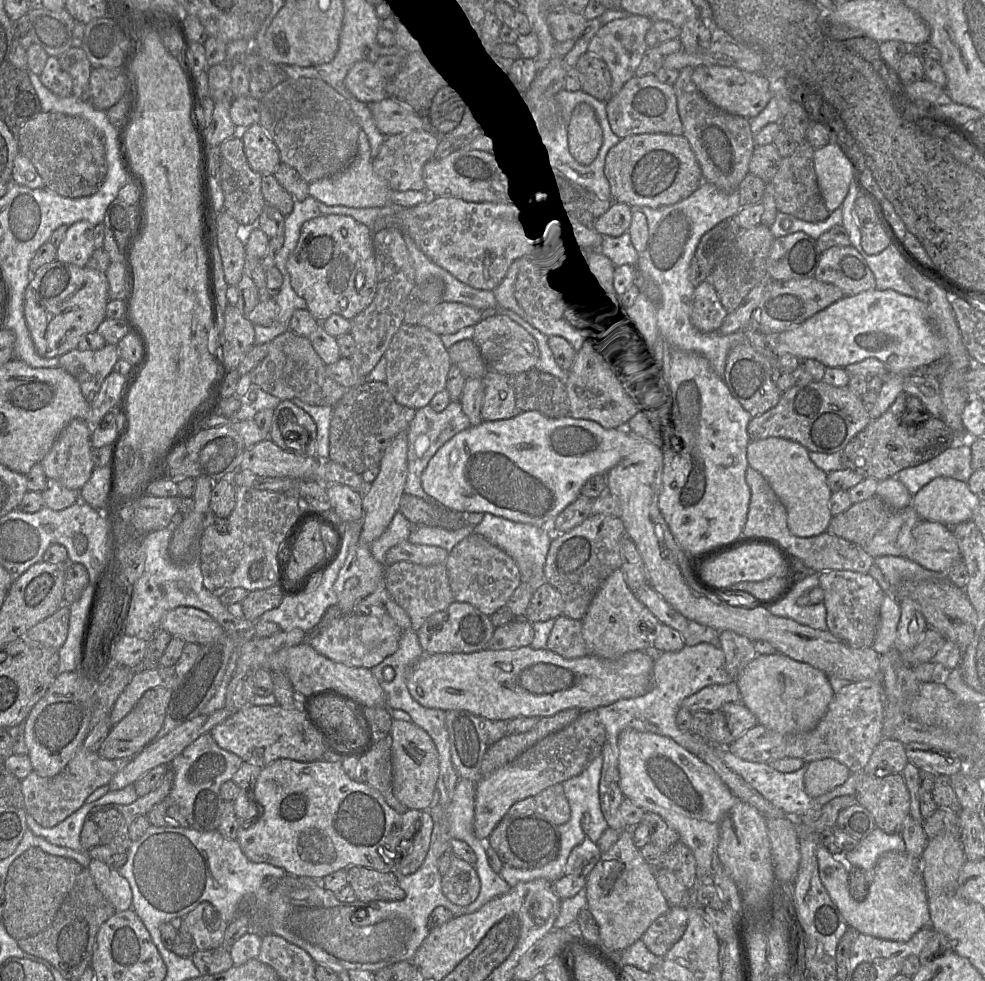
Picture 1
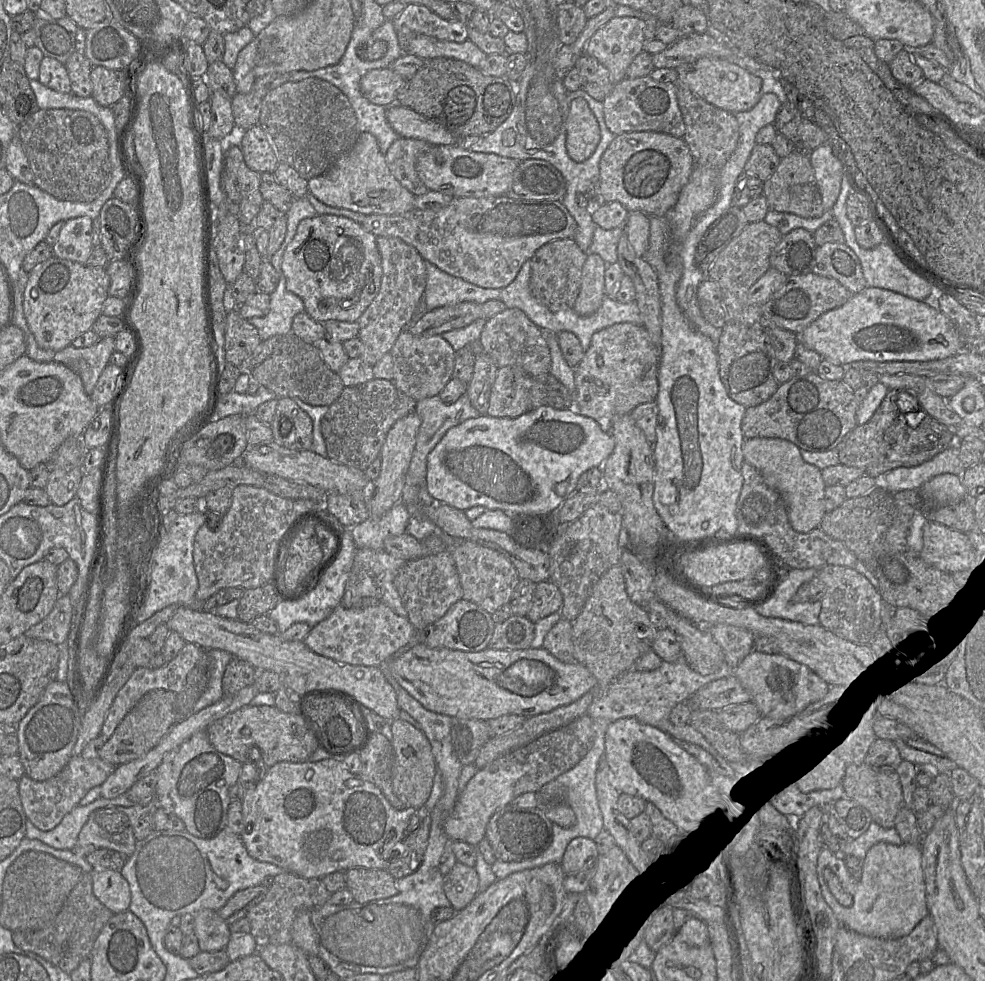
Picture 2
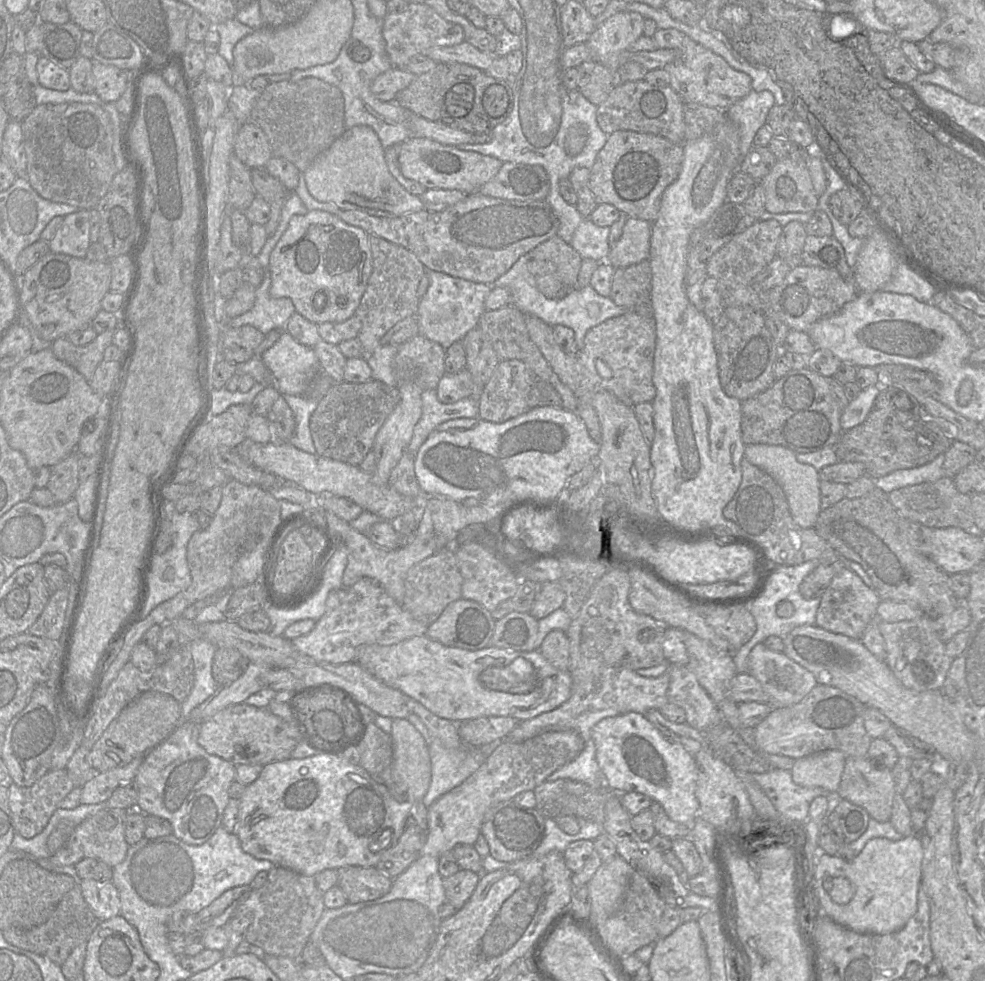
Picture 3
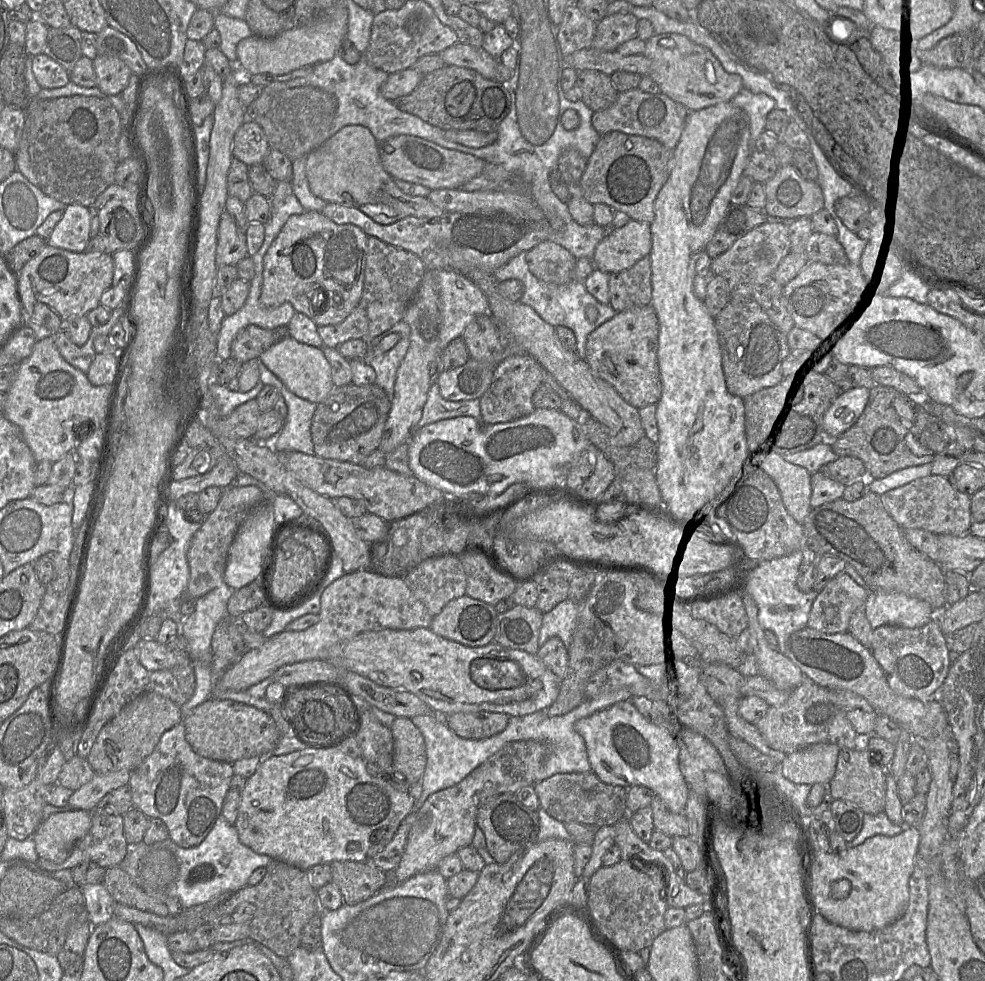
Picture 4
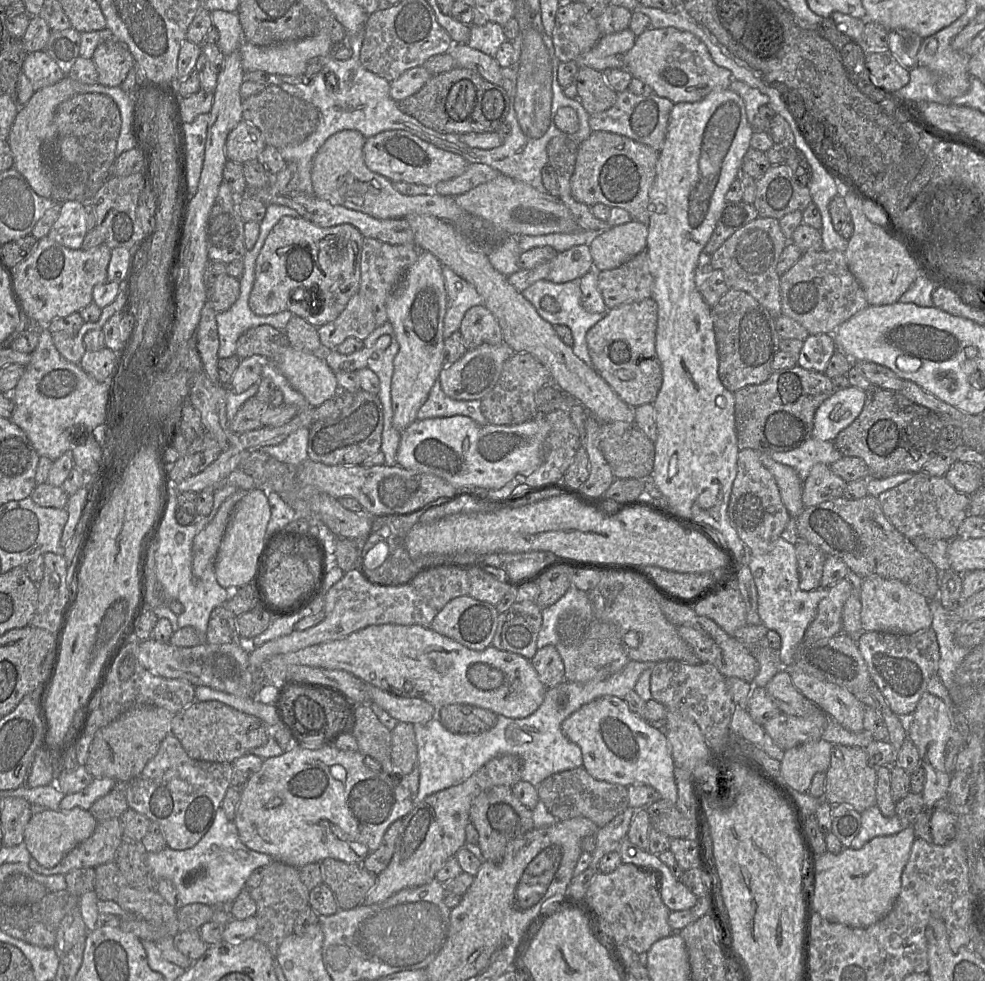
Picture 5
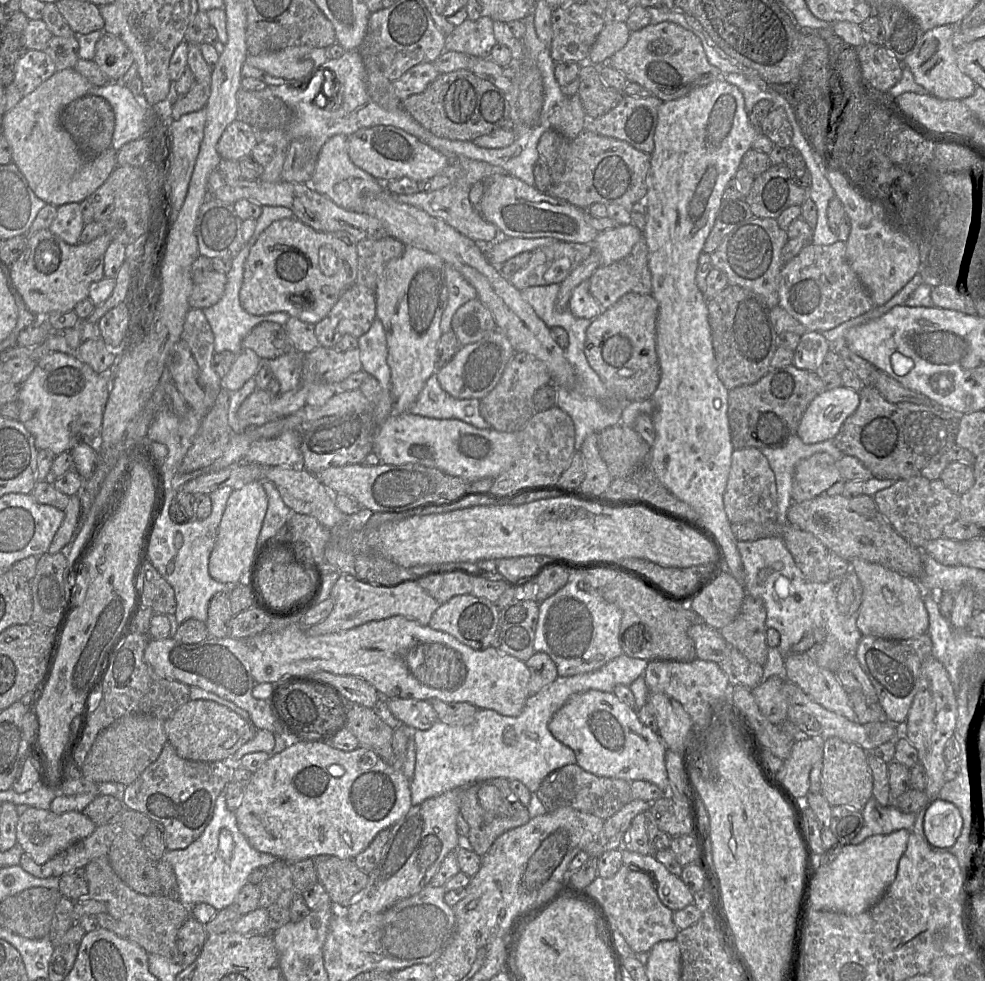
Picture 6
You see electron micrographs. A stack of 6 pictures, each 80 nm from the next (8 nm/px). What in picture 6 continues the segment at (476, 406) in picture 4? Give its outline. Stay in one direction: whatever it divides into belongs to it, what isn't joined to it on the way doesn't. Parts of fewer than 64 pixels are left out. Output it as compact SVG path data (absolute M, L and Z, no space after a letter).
M434 373L407 412L434 419L458 419L479 429L491 429L480 415L480 399L457 399L445 392Z

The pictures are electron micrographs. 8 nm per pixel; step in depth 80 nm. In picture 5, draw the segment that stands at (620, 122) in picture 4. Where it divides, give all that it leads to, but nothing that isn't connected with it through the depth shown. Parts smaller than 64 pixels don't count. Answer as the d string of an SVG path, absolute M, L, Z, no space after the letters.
M625 90L618 93L617 100L610 109L590 116L589 126L593 132L620 134L659 152L665 142L669 115L673 106L674 104L670 100L654 93L645 96Z

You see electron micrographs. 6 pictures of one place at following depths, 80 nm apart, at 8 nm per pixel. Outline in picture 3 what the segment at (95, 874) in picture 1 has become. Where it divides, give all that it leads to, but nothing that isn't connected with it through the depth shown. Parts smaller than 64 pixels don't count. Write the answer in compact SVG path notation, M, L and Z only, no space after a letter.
M79 880L85 901L99 921L106 921L121 913L119 893L111 881Z

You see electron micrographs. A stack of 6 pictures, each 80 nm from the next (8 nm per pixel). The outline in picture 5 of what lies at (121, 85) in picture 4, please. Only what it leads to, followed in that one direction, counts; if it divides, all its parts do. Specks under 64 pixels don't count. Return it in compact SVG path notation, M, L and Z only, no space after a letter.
M113 37L97 45L92 60L98 72L98 83L107 87L120 86L135 65L127 46Z

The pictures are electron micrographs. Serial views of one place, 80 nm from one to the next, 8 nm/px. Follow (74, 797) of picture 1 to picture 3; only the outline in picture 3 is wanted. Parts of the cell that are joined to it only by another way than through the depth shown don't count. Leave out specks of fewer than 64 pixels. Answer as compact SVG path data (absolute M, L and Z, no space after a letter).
M66 769L50 770L29 787L20 787L11 781L7 782L7 786L15 833L26 839L36 836L46 827L59 802L76 787Z

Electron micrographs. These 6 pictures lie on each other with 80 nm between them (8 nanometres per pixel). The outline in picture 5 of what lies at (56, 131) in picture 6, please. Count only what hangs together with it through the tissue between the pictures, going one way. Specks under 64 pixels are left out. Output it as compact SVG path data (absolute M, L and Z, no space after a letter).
M66 75L56 84L44 87L34 92L33 96L24 106L19 106L19 111L7 138L7 142L13 157L13 167L27 180L37 195L47 199L51 199L52 196L52 182L48 176L48 171L43 161L42 145L45 140L51 140L56 137L56 127L53 121L55 111L62 102L68 100L78 93L79 85L84 84L74 81Z

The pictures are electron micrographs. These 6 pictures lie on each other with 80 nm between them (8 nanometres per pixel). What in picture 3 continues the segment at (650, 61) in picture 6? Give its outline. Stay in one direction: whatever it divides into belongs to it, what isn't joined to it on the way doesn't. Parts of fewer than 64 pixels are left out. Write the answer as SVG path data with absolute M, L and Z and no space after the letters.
M657 28L652 38L658 48L671 49L675 52L674 61L663 69L669 74L669 86L684 102L726 110L753 91L749 75L735 70L721 56L695 42L686 34L673 28Z

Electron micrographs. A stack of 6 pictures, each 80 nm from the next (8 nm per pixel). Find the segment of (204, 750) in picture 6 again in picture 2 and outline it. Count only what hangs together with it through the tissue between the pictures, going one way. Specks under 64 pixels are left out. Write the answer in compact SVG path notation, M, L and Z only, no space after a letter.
M247 705L213 722L205 730L212 746L222 754L232 757L241 764L261 763L265 767L281 762L305 762L320 747L315 732L300 714L284 713L275 706Z

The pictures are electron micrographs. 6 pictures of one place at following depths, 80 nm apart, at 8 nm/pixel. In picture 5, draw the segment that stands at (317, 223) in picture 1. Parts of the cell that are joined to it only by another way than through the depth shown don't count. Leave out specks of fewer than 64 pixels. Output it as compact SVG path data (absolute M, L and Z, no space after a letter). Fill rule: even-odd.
M284 216L268 234L257 257L250 309L259 316L289 310L316 328L334 321L359 291L363 240L349 224L321 228L301 217ZM314 297L322 301L321 311L314 309Z

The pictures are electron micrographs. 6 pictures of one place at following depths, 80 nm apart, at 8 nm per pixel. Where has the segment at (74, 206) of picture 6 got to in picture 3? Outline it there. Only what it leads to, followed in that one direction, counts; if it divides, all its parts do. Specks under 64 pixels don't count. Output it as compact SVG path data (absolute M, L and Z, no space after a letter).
M80 209L64 216L55 236L48 242L53 253L84 258L90 243L90 210Z

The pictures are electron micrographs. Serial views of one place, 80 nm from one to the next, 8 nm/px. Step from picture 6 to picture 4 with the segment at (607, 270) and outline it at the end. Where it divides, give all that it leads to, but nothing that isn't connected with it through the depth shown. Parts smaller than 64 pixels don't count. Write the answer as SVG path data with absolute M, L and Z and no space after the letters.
M649 256L628 269L610 273L609 305L617 312L634 306L651 305L651 275Z

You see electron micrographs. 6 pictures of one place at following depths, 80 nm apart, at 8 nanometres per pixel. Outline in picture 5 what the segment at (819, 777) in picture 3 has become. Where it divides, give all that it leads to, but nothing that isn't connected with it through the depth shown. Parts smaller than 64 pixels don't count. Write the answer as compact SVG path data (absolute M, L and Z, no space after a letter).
M819 739L785 751L781 760L781 780L792 790L806 792L816 773L825 773L834 745Z

